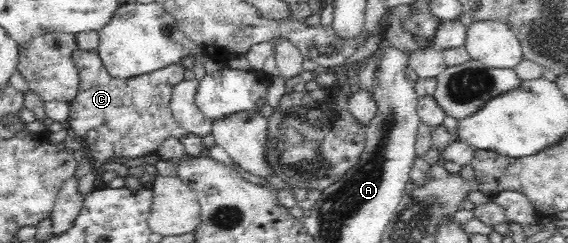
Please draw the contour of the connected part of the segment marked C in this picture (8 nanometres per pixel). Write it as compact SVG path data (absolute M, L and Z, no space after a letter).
M80 50L74 52L76 66L80 67L80 76L82 76L82 85L78 97L71 103L72 115L67 121L67 129L76 139L82 142L82 147L87 153L93 167L101 167L116 159L136 159L146 157L146 155L156 155L157 150L164 144L164 141L174 137L184 147L185 154L190 158L206 157L207 148L204 146L203 139L192 136L184 132L174 120L170 110L170 103L176 85L184 80L185 68L182 65L172 65L168 69L150 73L142 77L130 79L119 79L112 77L105 69L104 62L100 57L98 50L86 51Z

